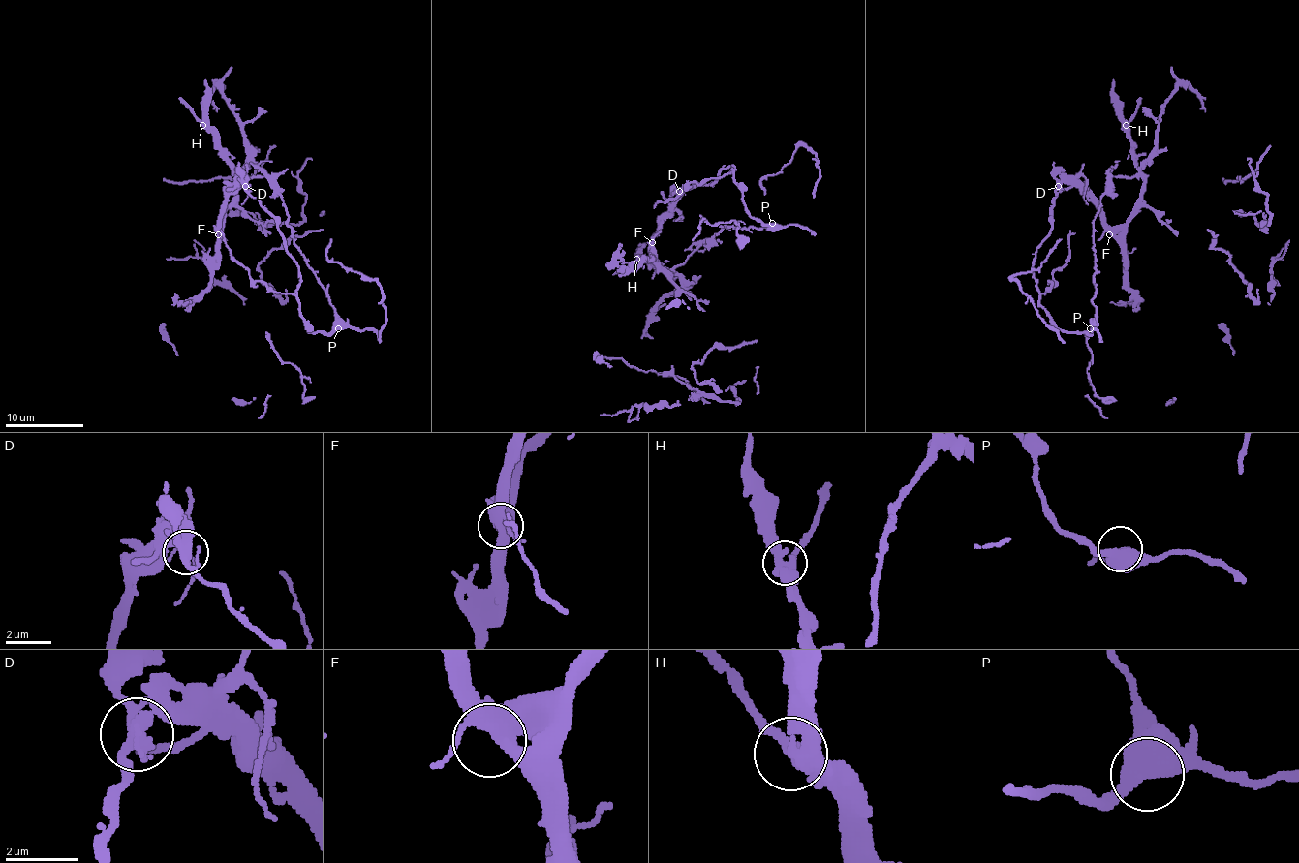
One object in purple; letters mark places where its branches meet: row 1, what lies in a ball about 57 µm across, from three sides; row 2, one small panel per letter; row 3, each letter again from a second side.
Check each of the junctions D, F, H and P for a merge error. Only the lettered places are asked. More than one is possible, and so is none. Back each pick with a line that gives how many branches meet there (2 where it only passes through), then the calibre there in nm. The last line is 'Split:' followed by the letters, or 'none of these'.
D: 5 | 320 nm
Split: D

